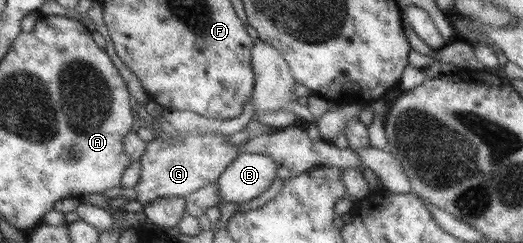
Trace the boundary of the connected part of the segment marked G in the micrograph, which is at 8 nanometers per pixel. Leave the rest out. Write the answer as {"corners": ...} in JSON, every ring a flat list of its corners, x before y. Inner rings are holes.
{"corners":[[179,131,179,140,165,136,147,143,144,156,141,157,141,179,135,187,137,202,143,209,157,198,186,198,203,188,205,183,217,181,219,176,237,158,239,146,229,145,227,136,223,135,187,135]]}

